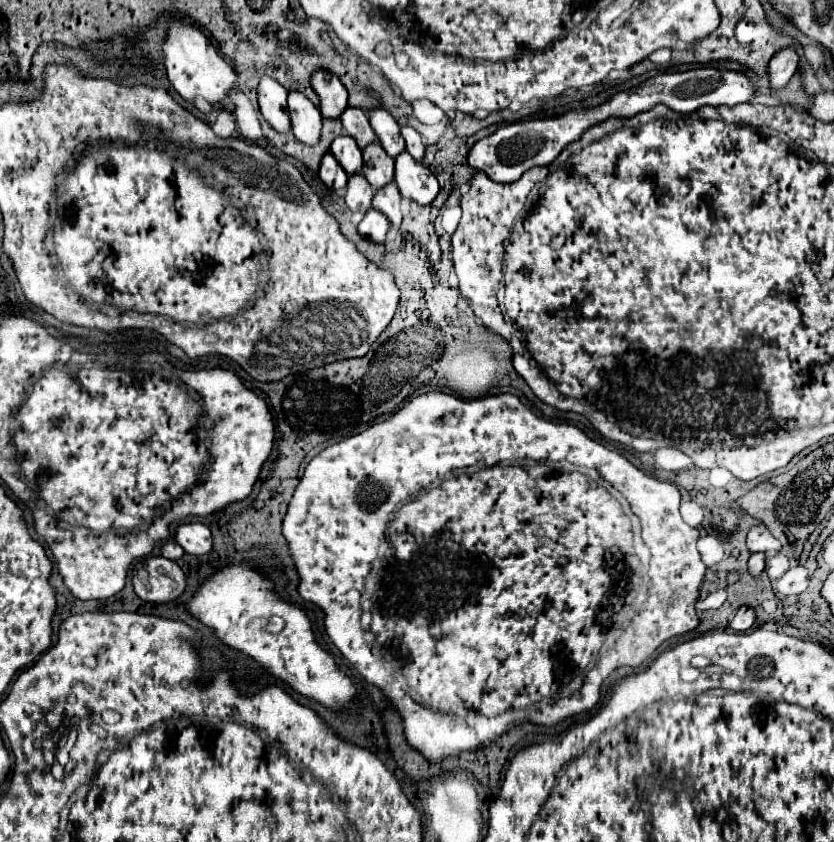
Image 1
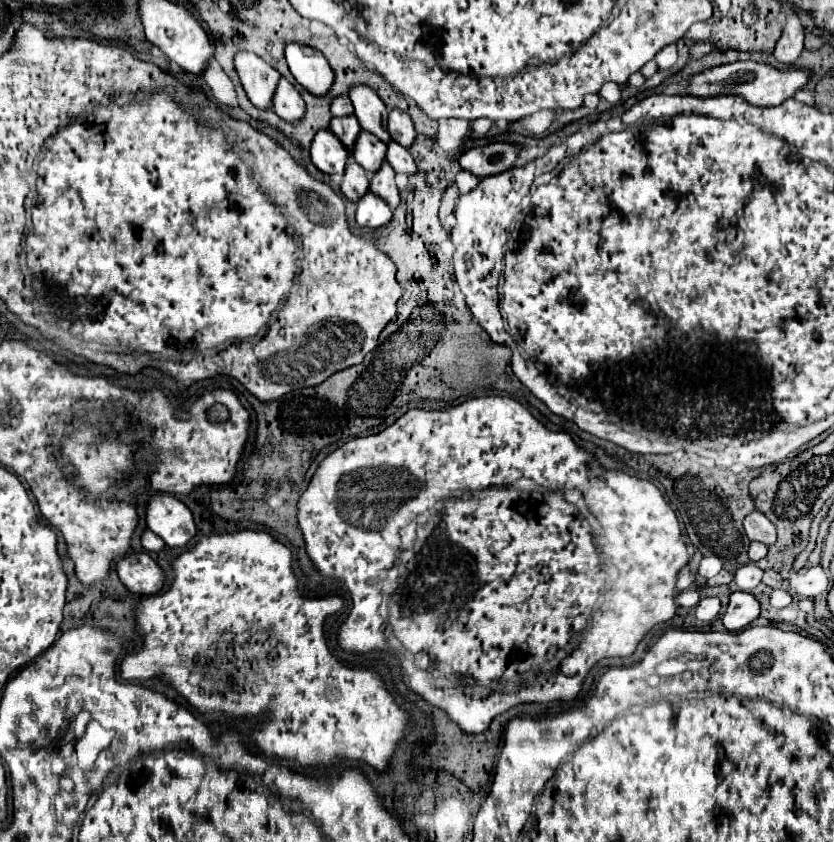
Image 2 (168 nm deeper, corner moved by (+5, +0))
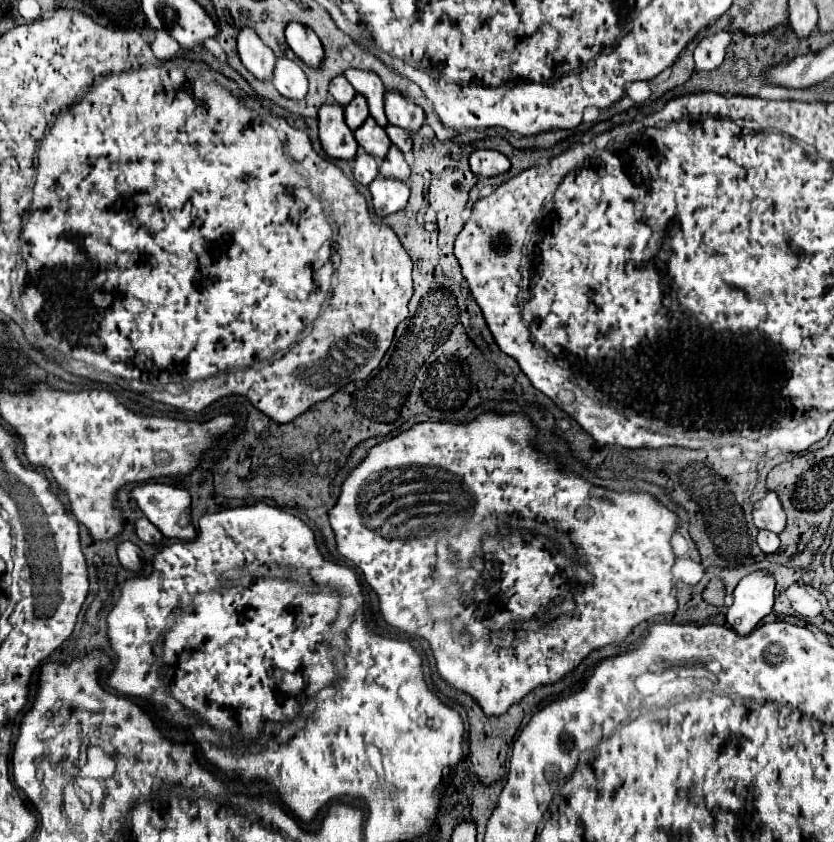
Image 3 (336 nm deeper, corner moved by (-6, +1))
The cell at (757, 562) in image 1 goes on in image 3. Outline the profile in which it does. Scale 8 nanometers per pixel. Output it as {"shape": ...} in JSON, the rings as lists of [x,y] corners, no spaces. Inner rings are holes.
{"shape":[[[759,531],[757,545],[761,547],[763,553],[775,553],[779,549],[779,537],[771,531]]]}

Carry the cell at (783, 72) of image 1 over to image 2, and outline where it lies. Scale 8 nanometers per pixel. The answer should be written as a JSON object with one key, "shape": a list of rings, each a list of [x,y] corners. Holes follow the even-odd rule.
{"shape":[[[786,8],[786,26],[774,48],[776,60],[782,64],[794,64],[804,48],[804,26],[792,8]]]}

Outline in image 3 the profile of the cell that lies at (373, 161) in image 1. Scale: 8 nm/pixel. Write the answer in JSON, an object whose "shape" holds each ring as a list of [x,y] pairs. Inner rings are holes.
{"shape":[[[369,117],[357,131],[355,131],[355,139],[361,145],[361,149],[365,149],[369,155],[373,155],[375,159],[385,159],[391,141],[385,135],[385,131],[373,121],[373,117]]]}

